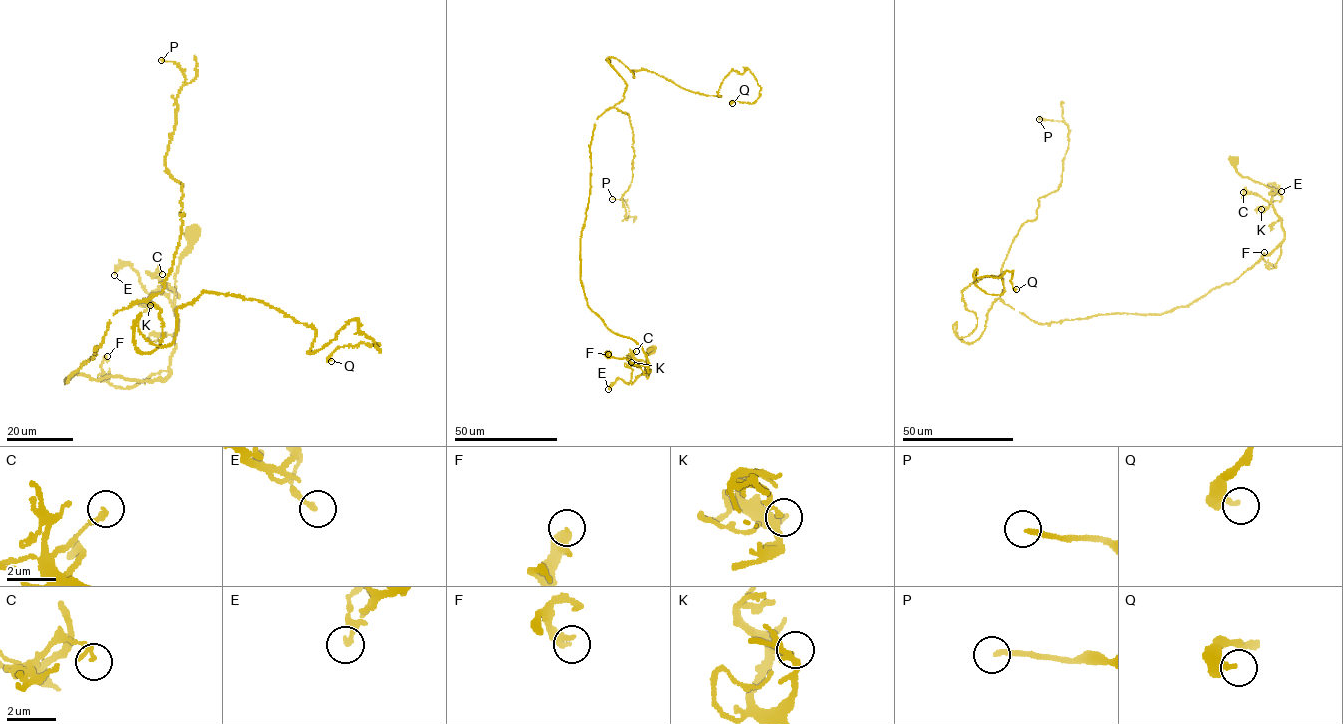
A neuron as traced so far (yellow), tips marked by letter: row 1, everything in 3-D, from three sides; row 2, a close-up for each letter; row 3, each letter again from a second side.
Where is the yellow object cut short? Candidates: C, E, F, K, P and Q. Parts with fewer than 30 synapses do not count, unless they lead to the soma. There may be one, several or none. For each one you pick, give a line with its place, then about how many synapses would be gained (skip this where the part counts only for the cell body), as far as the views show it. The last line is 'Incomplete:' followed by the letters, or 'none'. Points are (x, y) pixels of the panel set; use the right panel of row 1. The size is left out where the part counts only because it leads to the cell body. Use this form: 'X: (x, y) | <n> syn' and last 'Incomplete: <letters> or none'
P: (1039, 119) | 50 syn
Incomplete: P

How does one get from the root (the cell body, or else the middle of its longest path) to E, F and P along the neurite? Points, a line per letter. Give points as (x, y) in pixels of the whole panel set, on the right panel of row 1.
E: (1235, 161), (1243, 177), (1275, 190), (1269, 193), (1280, 195), (1270, 184), (1281, 191)
F: (1235, 161), (1243, 177), (1275, 190), (1269, 193), (1284, 233), (1276, 267), (1264, 252)
P: (1235, 161), (1275, 190), (1270, 253), (1162, 313), (1038, 323), (1000, 297), (1061, 182), (1069, 129), (1039, 119)

